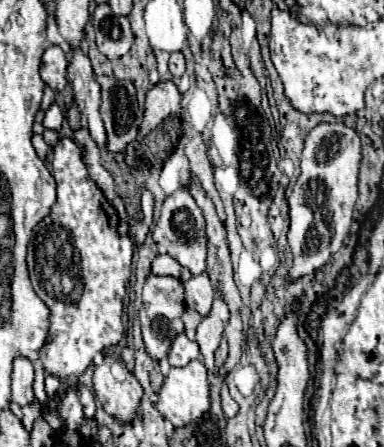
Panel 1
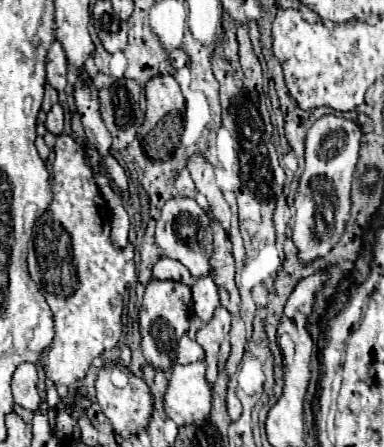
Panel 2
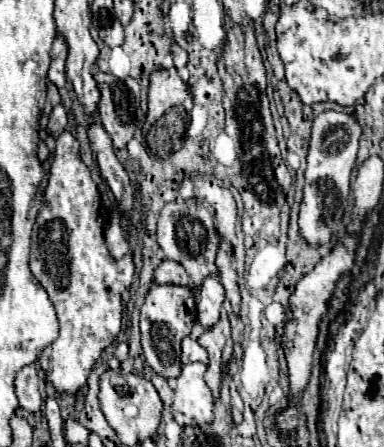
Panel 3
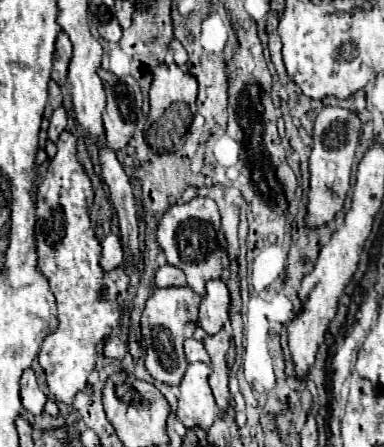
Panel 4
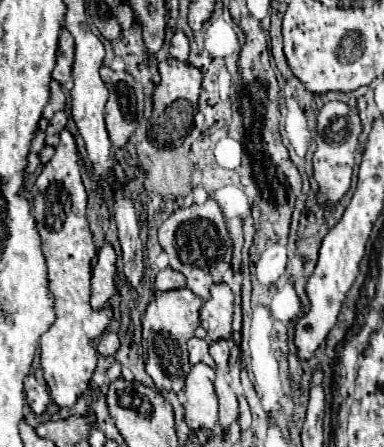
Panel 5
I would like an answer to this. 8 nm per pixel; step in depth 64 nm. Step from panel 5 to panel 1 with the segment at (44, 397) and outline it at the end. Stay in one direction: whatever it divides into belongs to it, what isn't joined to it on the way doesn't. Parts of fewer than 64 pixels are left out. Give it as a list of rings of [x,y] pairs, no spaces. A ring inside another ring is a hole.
[[[22,356],[16,358],[14,370],[12,370],[12,402],[20,404],[20,406],[32,404],[36,400],[34,390],[32,390],[32,382],[34,382],[32,362]]]

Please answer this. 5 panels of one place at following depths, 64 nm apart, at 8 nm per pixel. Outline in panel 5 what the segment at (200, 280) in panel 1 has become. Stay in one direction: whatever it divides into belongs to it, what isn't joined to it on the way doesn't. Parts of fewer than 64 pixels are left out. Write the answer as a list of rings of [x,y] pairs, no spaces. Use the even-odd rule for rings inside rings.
[[[222,282],[222,284],[212,286],[212,298],[202,306],[200,320],[212,342],[232,338],[234,294],[228,284]]]

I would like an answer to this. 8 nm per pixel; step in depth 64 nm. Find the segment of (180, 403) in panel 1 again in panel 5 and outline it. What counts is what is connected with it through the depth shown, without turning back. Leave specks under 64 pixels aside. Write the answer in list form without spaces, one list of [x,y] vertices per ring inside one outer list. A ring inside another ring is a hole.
[[[206,364],[192,366],[184,394],[186,424],[192,430],[212,430],[218,424],[218,396],[214,390],[214,370]]]

